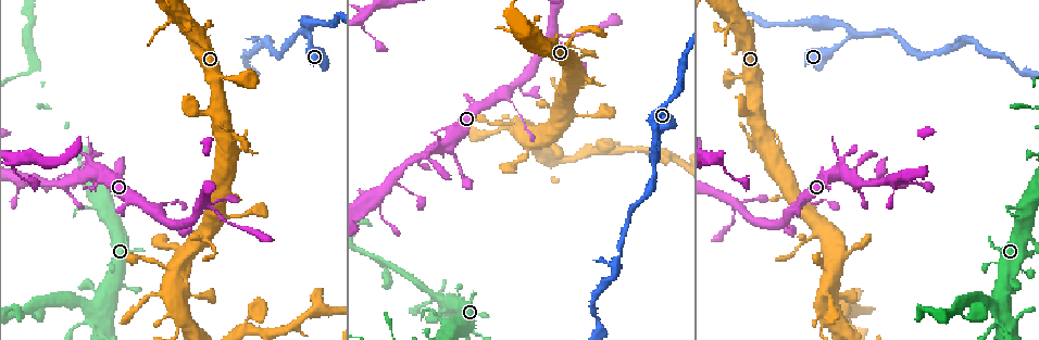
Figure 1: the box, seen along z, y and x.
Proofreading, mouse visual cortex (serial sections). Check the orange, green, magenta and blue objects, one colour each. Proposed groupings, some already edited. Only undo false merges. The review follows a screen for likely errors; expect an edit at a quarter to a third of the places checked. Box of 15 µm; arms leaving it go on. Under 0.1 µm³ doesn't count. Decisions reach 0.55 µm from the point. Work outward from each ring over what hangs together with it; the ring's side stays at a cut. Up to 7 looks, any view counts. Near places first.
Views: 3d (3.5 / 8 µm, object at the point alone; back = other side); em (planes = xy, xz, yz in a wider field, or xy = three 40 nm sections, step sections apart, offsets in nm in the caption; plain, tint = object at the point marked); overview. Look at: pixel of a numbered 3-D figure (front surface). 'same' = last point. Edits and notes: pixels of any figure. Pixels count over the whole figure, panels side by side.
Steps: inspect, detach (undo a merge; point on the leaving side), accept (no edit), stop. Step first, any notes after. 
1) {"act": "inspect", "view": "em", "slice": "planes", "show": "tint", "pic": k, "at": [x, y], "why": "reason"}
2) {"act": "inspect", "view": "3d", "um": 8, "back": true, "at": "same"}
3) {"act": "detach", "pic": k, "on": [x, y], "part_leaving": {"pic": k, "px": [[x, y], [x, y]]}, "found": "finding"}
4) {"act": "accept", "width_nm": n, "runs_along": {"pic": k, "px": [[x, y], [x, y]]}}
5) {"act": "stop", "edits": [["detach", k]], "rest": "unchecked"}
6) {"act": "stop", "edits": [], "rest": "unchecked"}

{"act": "inspect", "view": "3d", "um": 3.5, "pic": 1, "at": [218, 216], "why": "sudden change in width"}

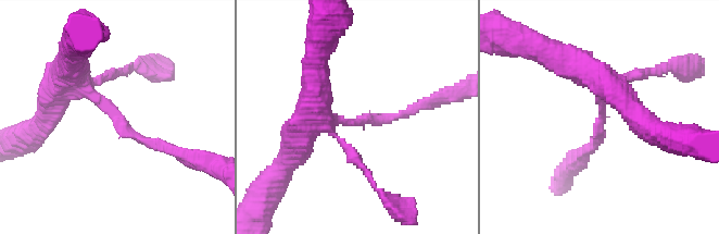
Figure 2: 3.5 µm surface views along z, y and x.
{"act": "inspect", "view": "em", "slice": "xy", "step": 3, "show": "tint", "pic": 2, "at": [600, 119], "arm_widths_nm": [150, 300], "why": "now the EM"}

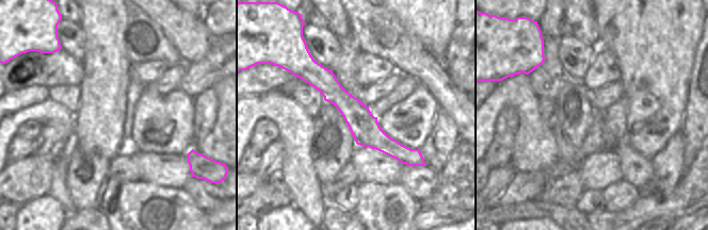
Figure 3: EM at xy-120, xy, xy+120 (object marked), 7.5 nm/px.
{"act": "inspect", "view": "em", "slice": "xy", "step": 2, "show": "tint", "at": "same", "why": "cut it another way"}

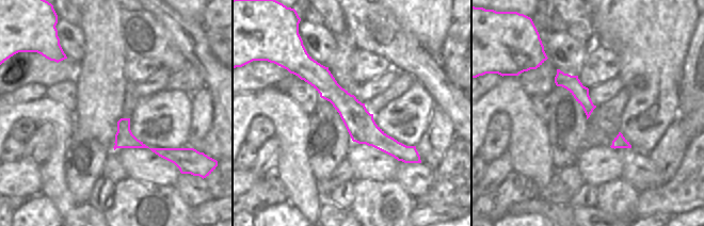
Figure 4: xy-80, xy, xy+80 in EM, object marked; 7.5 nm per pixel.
{"act": "accept", "runs_along": {"pic": 2, "px": [[63, 83], [106, 102], [129, 133], [176, 149]]}, "found": "continuous, no second cell"}

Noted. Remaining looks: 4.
{"act": "inspect", "view": "3d", "um": 3.5, "pic": 1, "at": [308, 34], "why": "abrupt turn"}

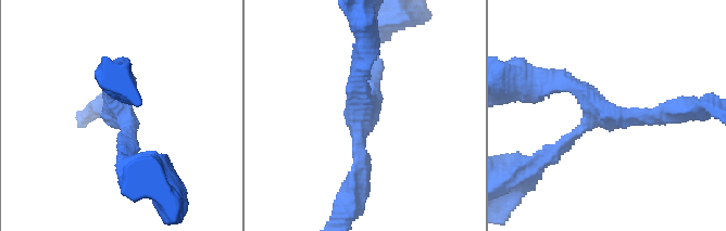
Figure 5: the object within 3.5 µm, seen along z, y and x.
{"act": "inspect", "view": "em", "slice": "xy", "step": 2, "show": "tint", "pic": 5, "at": [596, 117], "arms": 3, "arm_widths_nm": [200, 200, 250], "why": "shape alone is not enough"}

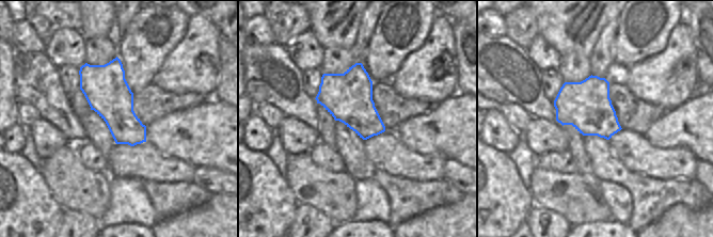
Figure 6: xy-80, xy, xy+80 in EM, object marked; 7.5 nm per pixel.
{"act": "accept", "runs_along": {"pic": 5, "px": [[542, 159], [592, 116], [667, 113]]}, "found": "one cell here"}

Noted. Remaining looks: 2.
{"act": "inspect", "view": "3d", "um": 8, "pic": 1, "at": [511, 129], "why": "small branch off a trunk"}

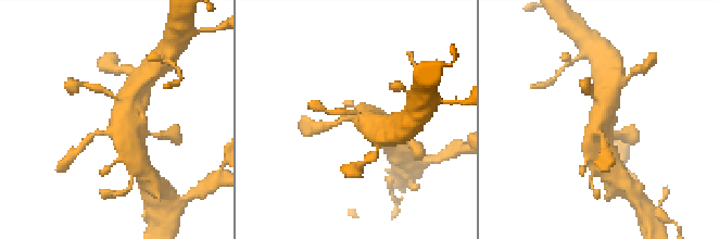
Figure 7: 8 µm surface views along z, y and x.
{"act": "inspect", "view": "em", "slice": "xy", "step": 5, "show": "tint", "pic": 7, "at": [594, 128], "why": "now the EM"}

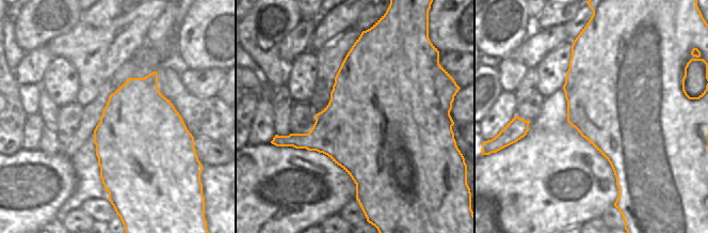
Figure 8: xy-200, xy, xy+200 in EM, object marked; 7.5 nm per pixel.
{"act": "accept", "runs_along": {"pic": 7, "px": [[126, 104], [126, 127], [138, 163]]}, "found": "all the same cell"}

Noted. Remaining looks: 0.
{"act": "stop", "edits": [], "rest": "unchecked"}

